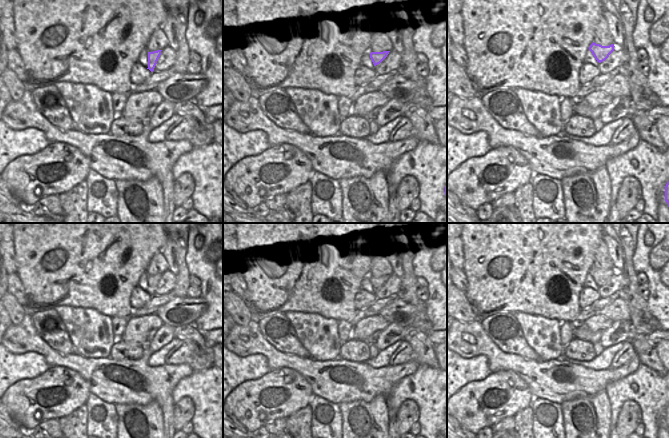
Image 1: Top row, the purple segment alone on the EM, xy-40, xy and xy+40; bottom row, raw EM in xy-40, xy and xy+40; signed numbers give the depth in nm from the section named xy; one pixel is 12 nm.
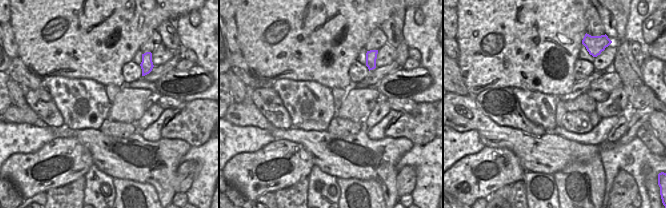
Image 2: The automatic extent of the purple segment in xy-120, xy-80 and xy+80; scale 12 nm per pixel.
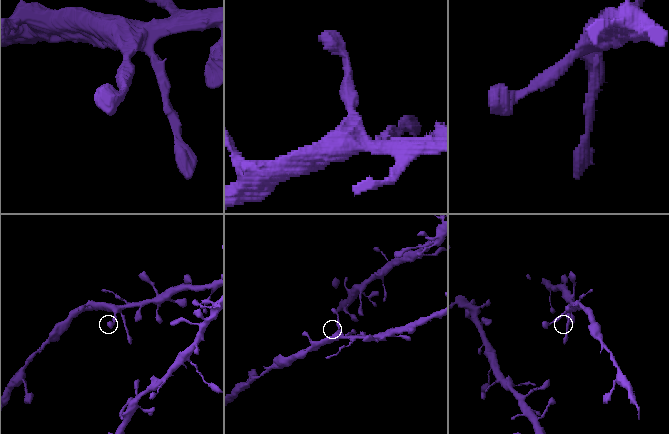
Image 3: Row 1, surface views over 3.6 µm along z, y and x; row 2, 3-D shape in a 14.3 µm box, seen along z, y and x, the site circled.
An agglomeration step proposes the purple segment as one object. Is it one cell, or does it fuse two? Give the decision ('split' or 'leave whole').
leave whole

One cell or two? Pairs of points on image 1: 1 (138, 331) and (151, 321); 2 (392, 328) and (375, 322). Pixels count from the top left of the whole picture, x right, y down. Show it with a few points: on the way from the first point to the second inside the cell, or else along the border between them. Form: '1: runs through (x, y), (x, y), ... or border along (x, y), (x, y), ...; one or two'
1: runs through (141, 328), (148, 322); one
2: border along (389, 323), (381, 331); two

